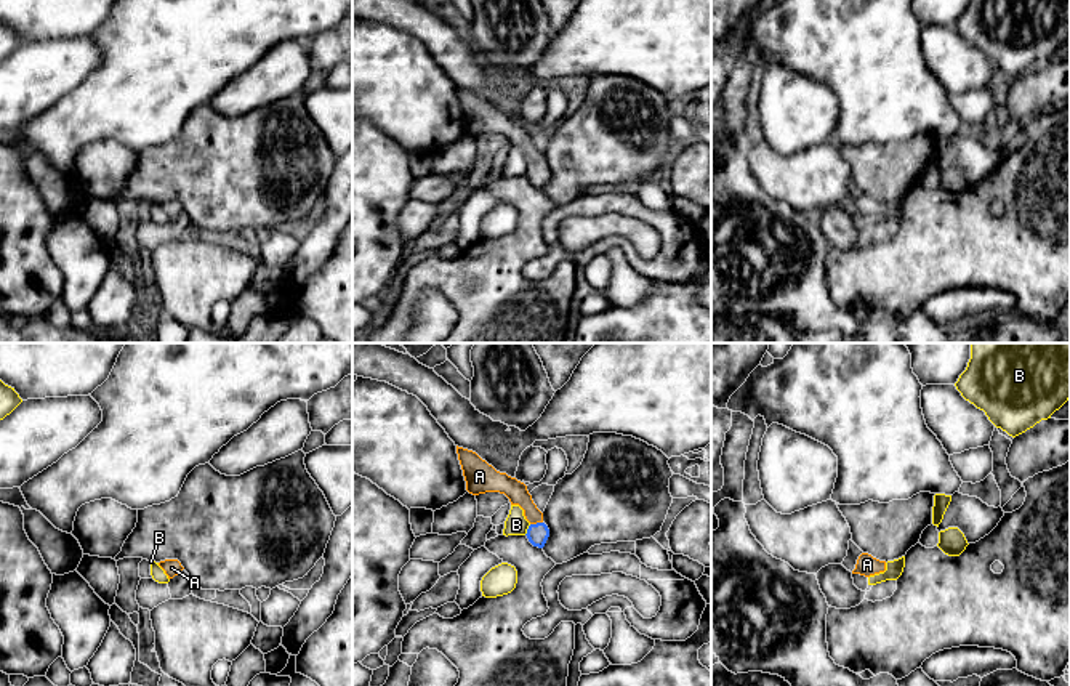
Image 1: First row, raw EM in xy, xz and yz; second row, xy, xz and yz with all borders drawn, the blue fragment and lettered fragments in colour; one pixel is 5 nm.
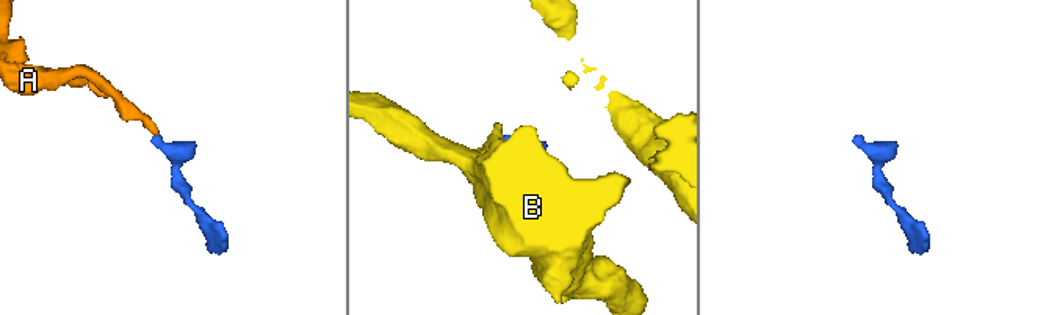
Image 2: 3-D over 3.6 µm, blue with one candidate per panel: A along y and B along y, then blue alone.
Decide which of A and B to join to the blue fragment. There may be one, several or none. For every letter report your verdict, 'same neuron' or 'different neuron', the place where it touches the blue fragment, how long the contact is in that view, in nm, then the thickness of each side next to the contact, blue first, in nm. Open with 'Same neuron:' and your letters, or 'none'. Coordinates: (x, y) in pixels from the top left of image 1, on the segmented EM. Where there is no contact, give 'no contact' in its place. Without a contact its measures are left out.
Same neuron: A
A: same neuron; contact xz (537, 523); length 70 nm; calibres 110 and 110 nm
B: different neuron; contact xz (527, 529); length 70 nm; calibres 110 and 110 nm

